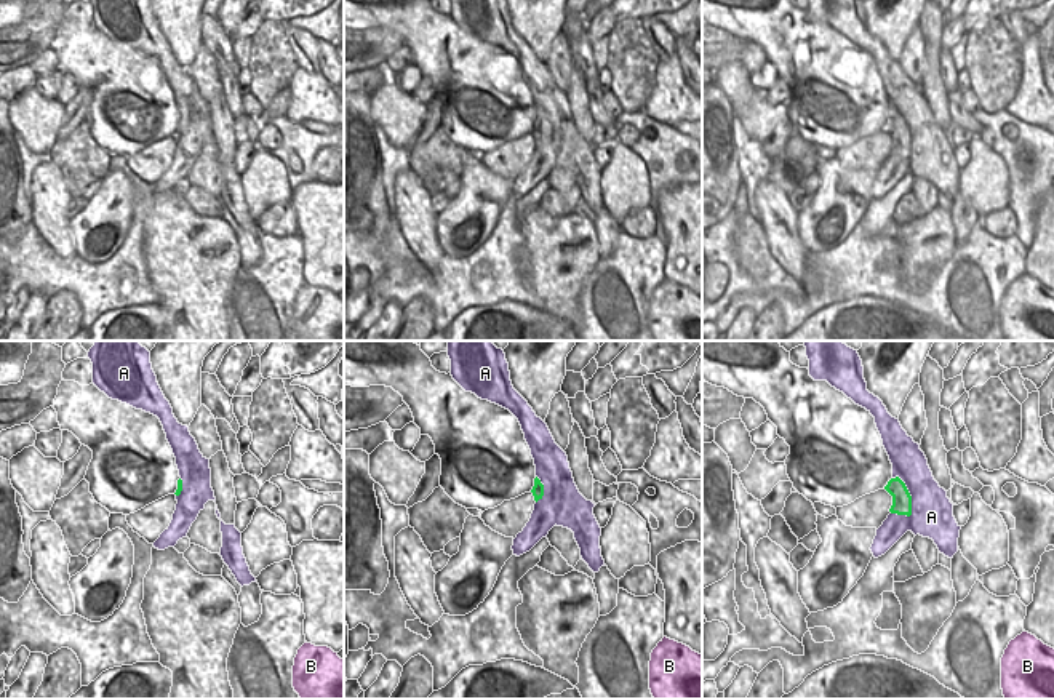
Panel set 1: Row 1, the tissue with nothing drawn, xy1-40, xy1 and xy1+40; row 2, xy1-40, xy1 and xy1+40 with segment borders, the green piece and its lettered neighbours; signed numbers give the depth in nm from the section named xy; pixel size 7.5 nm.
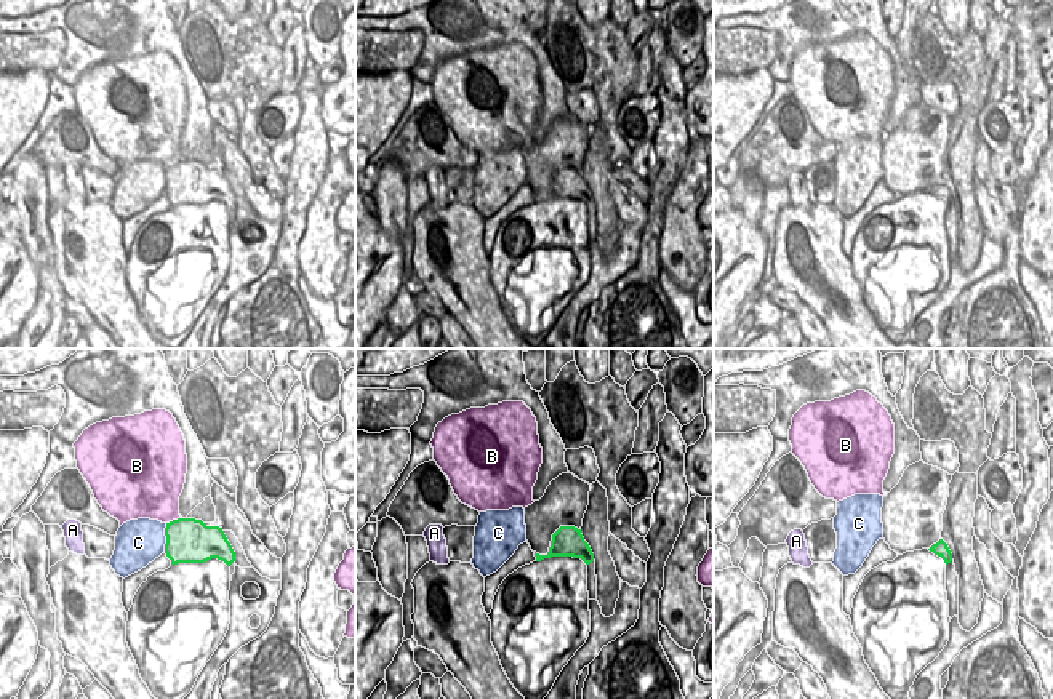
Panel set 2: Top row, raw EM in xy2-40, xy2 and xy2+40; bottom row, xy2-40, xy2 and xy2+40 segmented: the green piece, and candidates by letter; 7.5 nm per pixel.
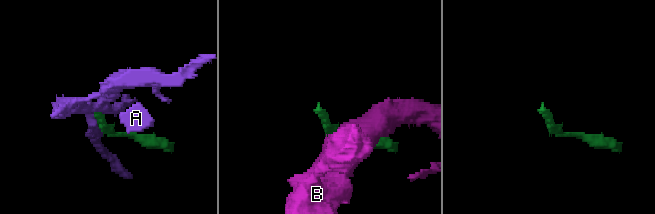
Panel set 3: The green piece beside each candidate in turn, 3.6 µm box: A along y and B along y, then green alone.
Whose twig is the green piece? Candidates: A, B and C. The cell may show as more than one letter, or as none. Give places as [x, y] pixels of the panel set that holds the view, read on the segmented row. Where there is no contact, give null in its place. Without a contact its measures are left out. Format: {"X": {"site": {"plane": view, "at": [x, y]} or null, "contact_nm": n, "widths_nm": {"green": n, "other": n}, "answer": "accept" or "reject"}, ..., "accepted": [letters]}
{"A": {"site": {"plane": "xy1+40", "at": [910, 496]}, "contact_nm": 340, "widths_nm": {"green": 140, "other": 320}, "answer": "reject"}, "B": {"site": {"plane": "xy2-40", "at": [173, 520]}, "contact_nm": 130, "widths_nm": {"green": 340, "other": 380}, "answer": "reject"}, "C": {"site": {"plane": "xy2-40", "at": [167, 538]}, "contact_nm": 220, "widths_nm": {"green": 340, "other": 360}, "answer": "reject"}, "accepted": []}

